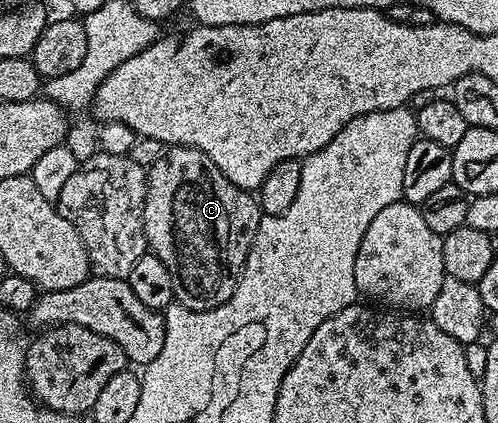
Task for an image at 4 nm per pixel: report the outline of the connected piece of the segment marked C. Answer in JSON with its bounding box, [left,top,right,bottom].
[143,146,261,311]

